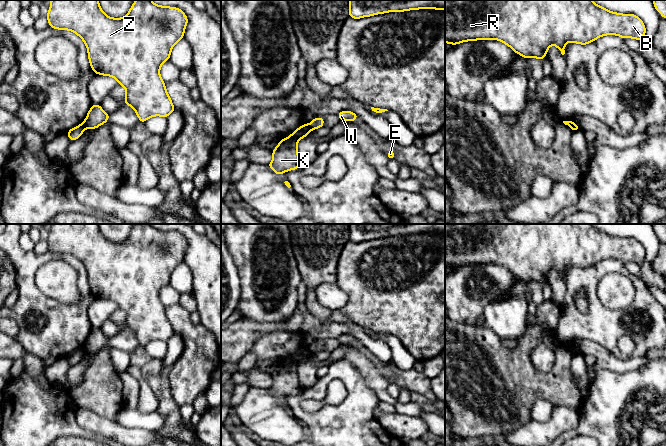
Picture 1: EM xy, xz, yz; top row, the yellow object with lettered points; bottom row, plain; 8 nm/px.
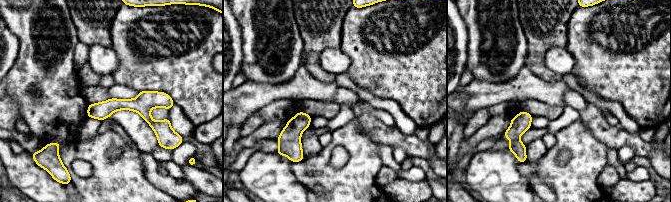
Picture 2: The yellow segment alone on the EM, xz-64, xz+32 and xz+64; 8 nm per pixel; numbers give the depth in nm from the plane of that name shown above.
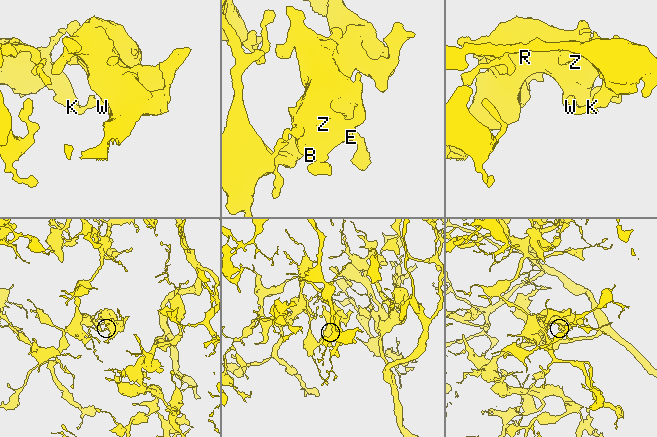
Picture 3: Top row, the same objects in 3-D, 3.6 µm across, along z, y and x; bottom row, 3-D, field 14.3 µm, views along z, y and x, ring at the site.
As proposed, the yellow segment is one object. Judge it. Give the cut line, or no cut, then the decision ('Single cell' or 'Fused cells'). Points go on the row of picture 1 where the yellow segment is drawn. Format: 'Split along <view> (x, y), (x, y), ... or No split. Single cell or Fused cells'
Split along xy (82, 123), (85, 127). Fused cells

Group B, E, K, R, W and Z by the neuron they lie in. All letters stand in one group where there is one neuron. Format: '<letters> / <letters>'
B E R W Z / K

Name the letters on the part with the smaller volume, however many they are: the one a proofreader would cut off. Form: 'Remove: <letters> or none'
Remove: B, E, R, W, Z

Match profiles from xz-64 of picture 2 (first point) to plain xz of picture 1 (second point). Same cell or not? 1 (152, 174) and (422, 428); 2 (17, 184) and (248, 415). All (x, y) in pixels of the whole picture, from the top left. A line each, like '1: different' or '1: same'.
1: same
2: same

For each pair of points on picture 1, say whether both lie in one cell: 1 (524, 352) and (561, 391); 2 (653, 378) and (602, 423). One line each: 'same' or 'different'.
1: same
2: same

